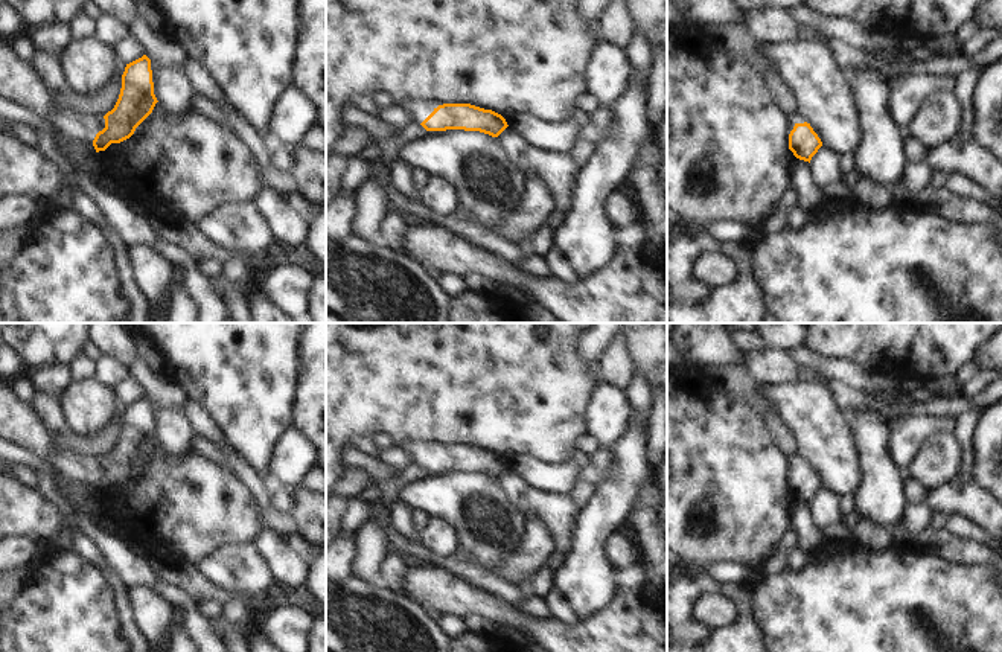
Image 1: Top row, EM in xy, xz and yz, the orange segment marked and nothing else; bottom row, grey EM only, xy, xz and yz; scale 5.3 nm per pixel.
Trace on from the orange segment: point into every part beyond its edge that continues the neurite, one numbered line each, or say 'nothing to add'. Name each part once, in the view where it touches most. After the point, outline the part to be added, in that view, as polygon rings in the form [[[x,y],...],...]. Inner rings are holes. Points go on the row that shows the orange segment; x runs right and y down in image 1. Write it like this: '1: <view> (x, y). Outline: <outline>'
1: xz (419, 110). Outline: [[[416,97],[394,101],[394,104],[405,108],[411,116],[411,120],[417,123],[422,123],[439,107],[439,104],[431,104]]]

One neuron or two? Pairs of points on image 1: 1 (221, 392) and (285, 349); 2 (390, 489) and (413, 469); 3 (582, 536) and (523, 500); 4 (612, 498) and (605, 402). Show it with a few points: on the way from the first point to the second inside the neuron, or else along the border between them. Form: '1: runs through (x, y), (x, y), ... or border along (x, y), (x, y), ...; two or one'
1: runs through (239, 392), (250, 389), (250, 378), (267, 361); one
2: runs through (396, 483), (407, 476); one
3: border along (573, 530), (573, 543), (565, 552); two
4: border along (629, 418), (626, 431), (609, 448); two

